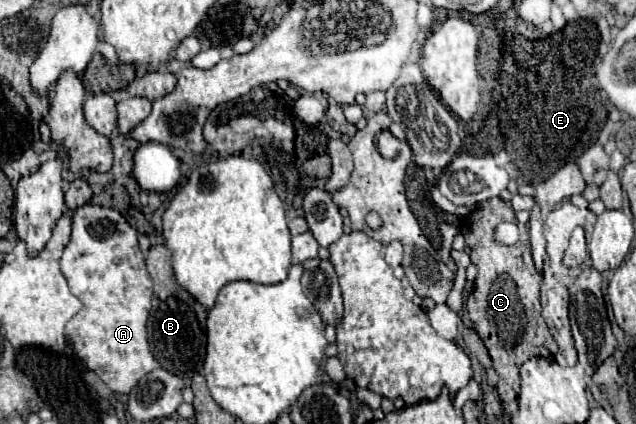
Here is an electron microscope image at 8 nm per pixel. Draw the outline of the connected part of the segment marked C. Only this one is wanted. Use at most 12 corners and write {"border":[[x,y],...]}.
{"border":[[503,200],[461,226],[475,290],[469,320],[499,374],[503,402],[519,396],[519,368],[553,358],[531,246],[493,242]]}

